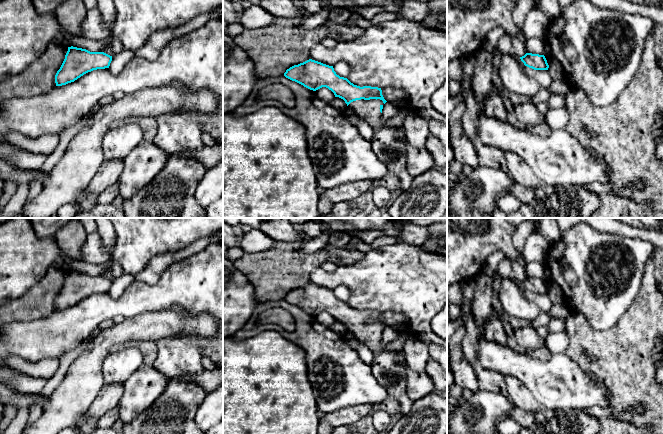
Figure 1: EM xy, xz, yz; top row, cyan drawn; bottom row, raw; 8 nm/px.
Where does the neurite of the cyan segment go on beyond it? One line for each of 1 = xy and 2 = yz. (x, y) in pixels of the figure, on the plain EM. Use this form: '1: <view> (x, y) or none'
1: none
2: none

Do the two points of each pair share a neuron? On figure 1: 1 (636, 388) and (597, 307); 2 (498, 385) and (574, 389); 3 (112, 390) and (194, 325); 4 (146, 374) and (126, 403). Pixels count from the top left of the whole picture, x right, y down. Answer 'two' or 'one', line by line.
1: two
2: two
3: two
4: one

